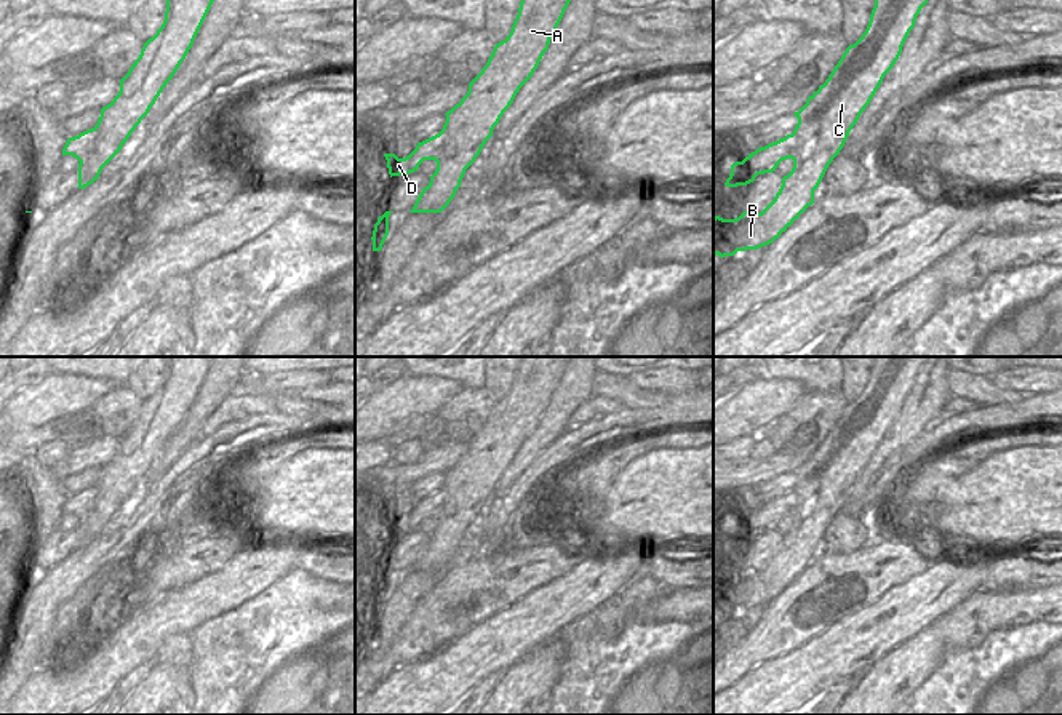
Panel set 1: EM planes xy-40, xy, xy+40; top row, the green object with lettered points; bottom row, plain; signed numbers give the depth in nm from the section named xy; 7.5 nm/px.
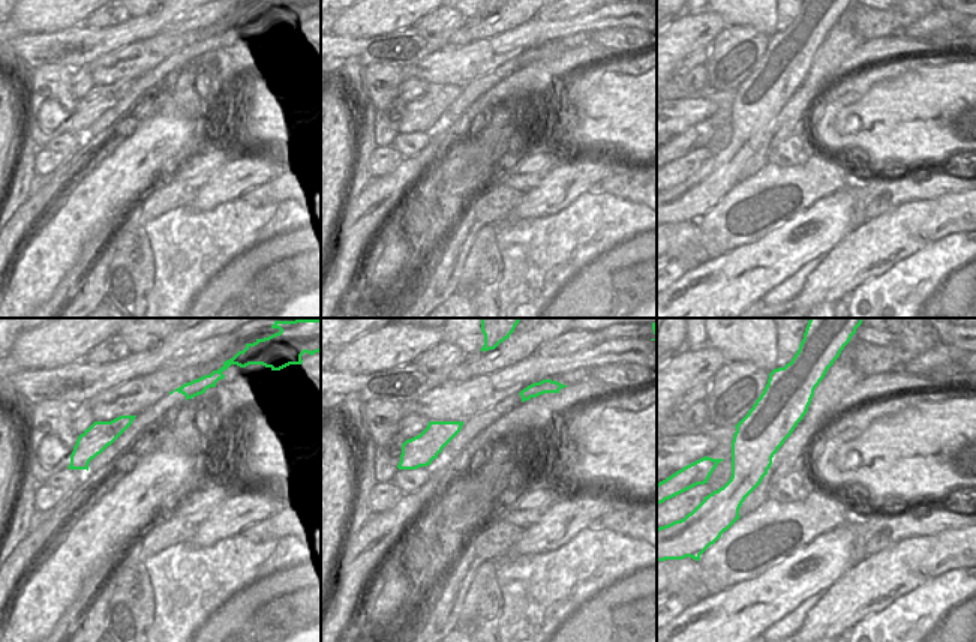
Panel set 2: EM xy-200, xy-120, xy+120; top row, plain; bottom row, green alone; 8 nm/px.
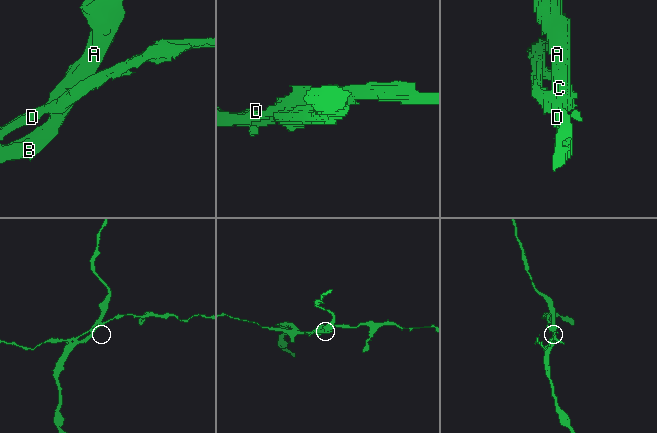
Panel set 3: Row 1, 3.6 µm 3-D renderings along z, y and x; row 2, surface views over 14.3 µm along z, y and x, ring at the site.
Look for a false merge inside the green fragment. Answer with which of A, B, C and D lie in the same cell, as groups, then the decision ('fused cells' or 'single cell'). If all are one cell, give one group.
groups A B C / D; fused cells

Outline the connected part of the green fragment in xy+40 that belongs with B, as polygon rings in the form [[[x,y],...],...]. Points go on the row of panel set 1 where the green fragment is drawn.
[[[875,0],[862,37],[846,48],[825,83],[793,114],[798,118],[793,133],[801,138],[801,149],[774,200],[761,213],[744,211],[736,219],[713,218],[713,258],[773,243],[814,203],[814,190],[899,59],[926,3]]]

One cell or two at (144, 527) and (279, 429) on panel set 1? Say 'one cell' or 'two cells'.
one cell

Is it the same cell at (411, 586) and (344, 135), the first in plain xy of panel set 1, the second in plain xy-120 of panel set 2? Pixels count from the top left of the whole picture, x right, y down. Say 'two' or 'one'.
two

